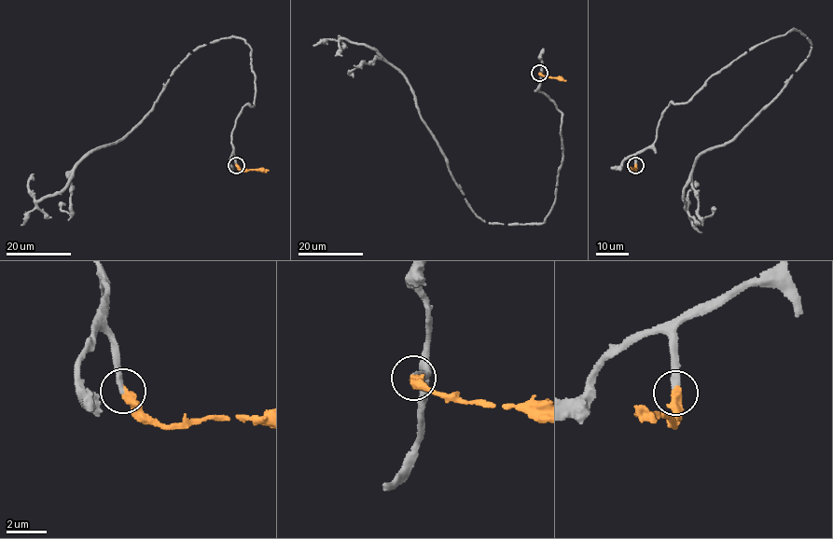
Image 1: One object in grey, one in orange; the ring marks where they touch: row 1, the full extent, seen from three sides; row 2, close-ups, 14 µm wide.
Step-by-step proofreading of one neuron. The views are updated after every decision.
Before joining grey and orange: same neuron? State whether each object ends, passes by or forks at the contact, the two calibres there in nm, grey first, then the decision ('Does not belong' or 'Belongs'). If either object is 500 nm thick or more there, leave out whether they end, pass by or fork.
At the ring grey ends. At the ring orange ends. Thickness 300 nm (grey) against 480 nm. Belongs

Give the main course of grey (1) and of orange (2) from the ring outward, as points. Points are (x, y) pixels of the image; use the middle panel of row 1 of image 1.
1: (539, 73), (562, 114), (552, 207), (544, 223), (490, 223), (406, 76), (340, 37), (346, 48)
2: (539, 74), (565, 80)

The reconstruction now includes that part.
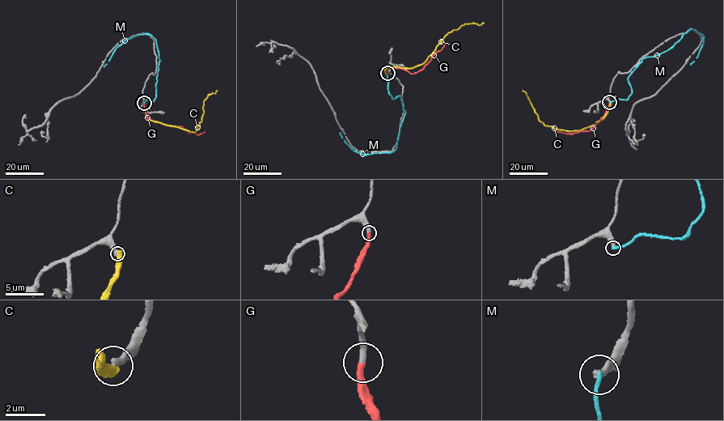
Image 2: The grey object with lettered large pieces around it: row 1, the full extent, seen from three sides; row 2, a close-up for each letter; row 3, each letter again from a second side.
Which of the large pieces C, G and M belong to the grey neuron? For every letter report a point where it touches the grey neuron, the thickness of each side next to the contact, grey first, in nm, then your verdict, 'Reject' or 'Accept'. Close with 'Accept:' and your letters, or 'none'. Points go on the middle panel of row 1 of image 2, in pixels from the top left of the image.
C: Touches grey at (387, 73). Thickness 360 nm (grey) against 550 nm. Reject
G: Touches grey at (387, 73). Thickness 360 nm (grey) against 360 nm. Accept
M: Touches grey at (387, 73). Thickness 360 nm (grey) against 240 nm. Reject
Accept: G

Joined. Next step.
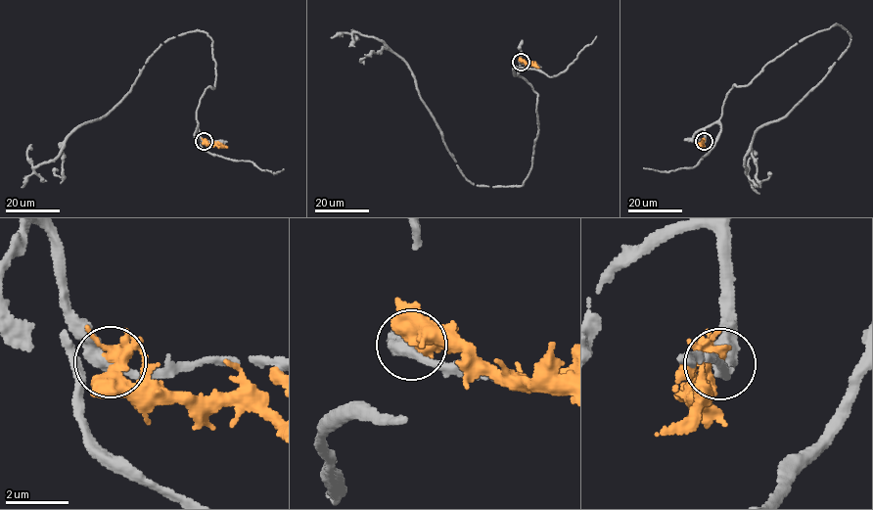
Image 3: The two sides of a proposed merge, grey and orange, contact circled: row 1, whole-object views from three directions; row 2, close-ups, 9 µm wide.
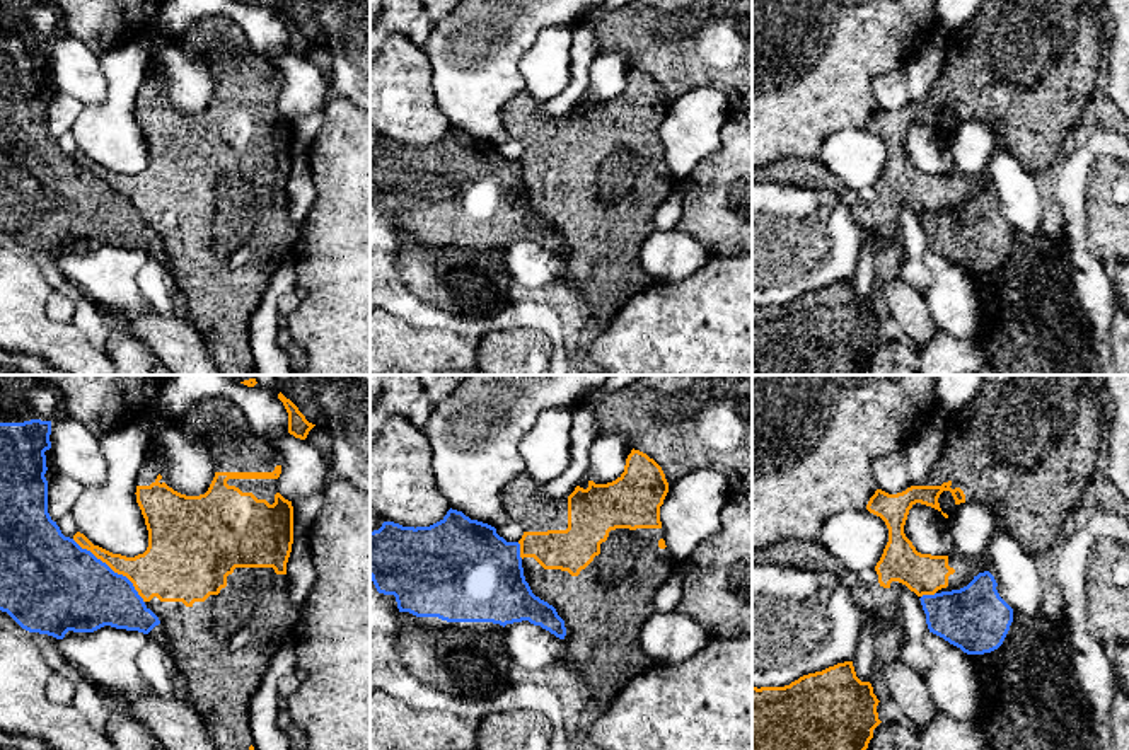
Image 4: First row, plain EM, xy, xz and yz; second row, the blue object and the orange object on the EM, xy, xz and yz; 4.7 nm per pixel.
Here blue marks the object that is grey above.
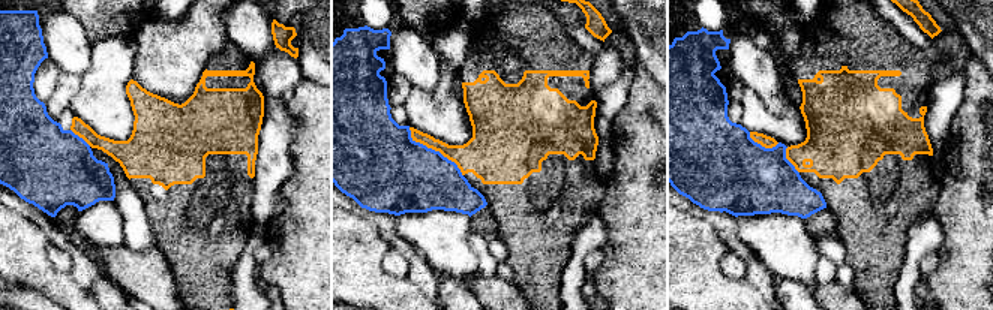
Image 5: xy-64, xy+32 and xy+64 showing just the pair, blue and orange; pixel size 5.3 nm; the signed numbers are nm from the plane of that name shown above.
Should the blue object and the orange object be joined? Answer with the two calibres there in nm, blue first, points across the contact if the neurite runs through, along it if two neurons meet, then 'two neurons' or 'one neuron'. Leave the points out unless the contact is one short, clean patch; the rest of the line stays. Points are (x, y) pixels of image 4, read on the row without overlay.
calibres 420 and 240 nm; border xy (72, 157), (121, 191), (144, 220); two neurons

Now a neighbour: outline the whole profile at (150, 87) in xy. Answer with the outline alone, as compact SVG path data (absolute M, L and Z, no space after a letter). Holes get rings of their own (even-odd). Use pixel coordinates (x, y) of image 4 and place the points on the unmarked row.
M203 17L179 36L162 36L191 55L213 58L217 90L208 109L186 114L169 106L160 94L159 66L150 60L135 111L148 148L147 169L126 176L94 164L80 150L73 159L126 194L159 235L169 256L171 283L181 290L189 322L222 375L252 375L251 317L300 234L287 206L293 124L278 111L283 77L227 17Z

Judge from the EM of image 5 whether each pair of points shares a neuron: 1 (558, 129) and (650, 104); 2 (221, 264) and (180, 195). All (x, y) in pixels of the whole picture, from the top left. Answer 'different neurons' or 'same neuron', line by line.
1: different neurons
2: same neuron

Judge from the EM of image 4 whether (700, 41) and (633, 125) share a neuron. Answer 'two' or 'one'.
two

